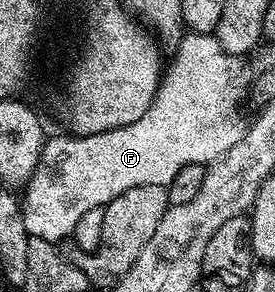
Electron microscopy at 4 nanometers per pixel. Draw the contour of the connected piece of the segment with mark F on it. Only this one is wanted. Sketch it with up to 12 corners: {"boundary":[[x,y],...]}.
{"boundary":[[187,32],[128,127],[52,136],[21,198],[61,242],[246,134],[239,63]]}

